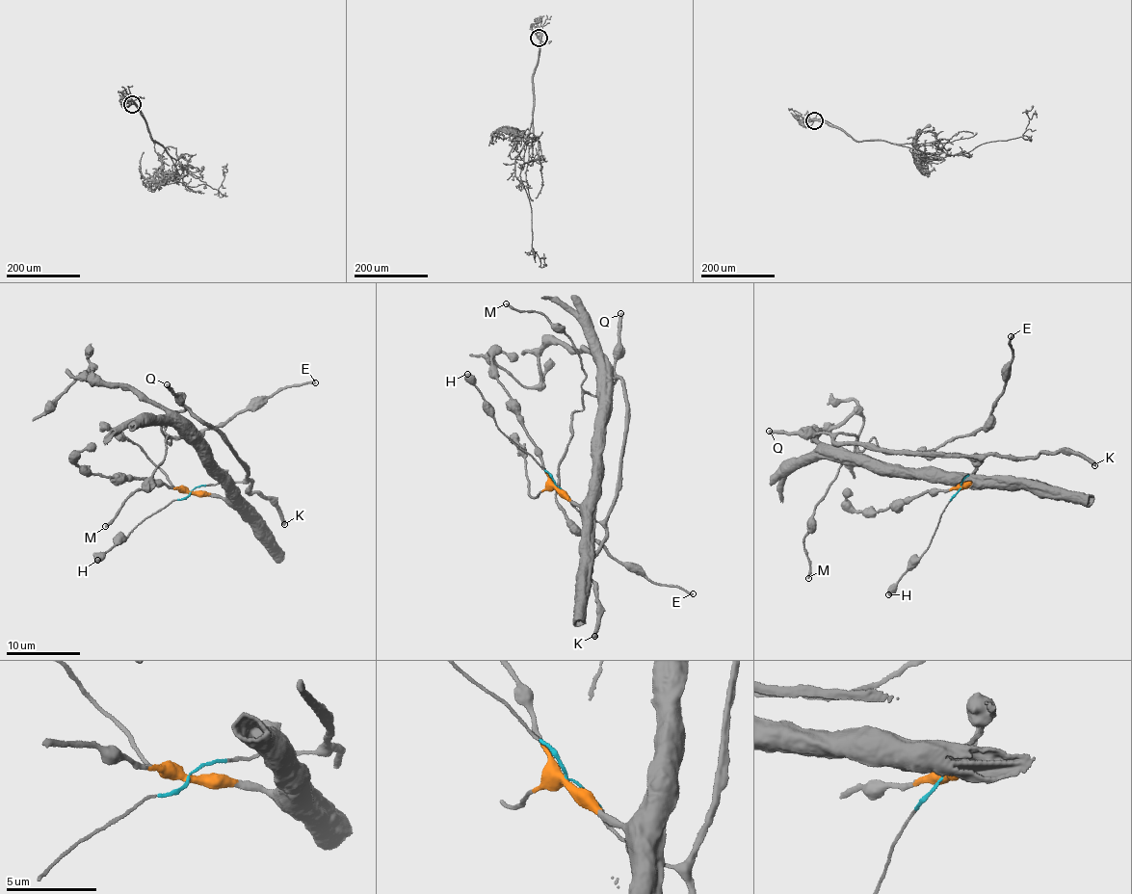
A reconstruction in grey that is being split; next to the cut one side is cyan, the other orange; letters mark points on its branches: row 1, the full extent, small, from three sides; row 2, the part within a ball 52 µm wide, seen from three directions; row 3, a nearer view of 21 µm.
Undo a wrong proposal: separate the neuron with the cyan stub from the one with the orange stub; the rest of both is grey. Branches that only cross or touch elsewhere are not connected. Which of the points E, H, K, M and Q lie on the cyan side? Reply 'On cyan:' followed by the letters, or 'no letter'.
On cyan: E, H, K, M, Q

